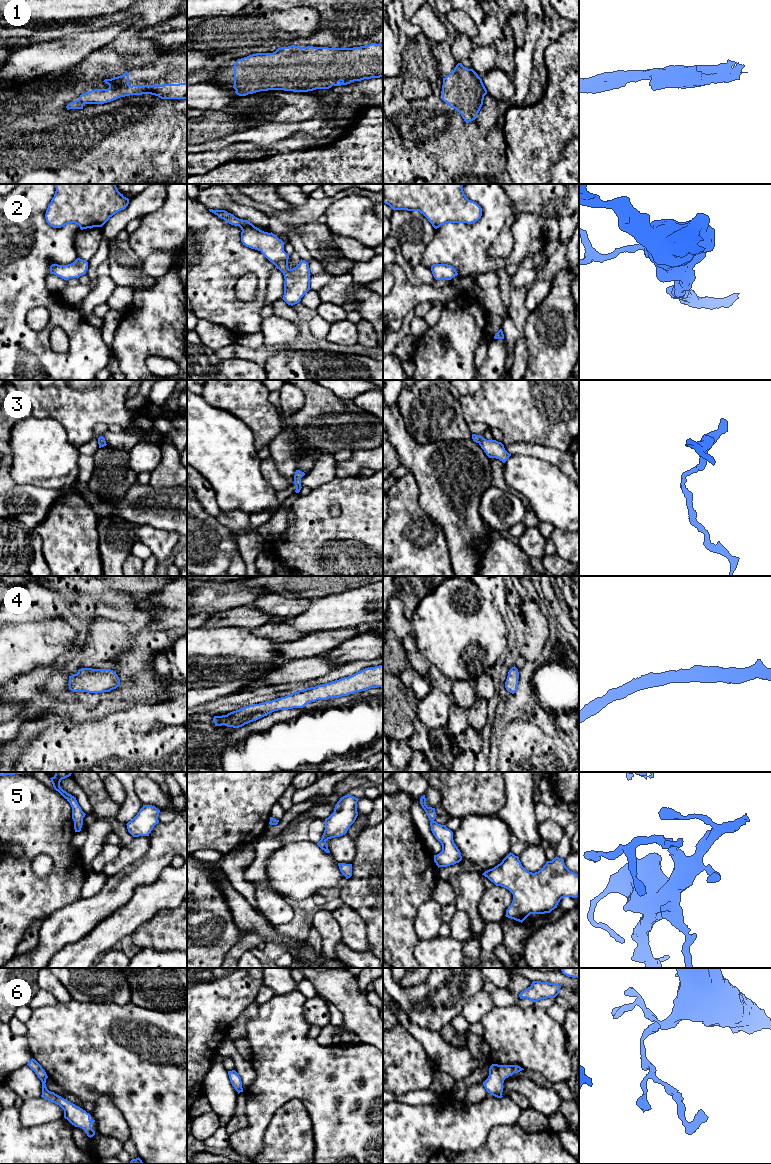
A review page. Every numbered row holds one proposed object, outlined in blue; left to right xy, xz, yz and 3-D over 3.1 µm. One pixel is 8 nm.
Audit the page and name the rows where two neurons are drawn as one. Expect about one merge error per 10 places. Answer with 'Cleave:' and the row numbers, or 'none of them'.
Cleave: none of them

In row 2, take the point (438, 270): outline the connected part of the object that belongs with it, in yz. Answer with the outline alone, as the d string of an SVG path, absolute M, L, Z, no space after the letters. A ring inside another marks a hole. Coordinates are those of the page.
M447 264L432 265L431 271L436 280L441 280L441 279L451 280L453 277L458 275L455 268Z

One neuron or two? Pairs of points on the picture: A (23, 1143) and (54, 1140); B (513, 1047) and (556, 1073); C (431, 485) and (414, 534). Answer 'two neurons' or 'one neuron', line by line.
A: one neuron
B: one neuron
C: two neurons

